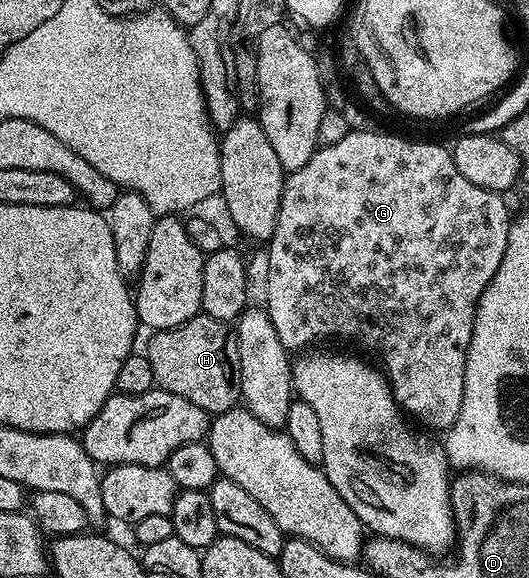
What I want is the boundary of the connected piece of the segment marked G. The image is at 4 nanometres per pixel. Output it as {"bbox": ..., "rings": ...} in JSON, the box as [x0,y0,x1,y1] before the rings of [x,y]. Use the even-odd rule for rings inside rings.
{"bbox":[263,128,511,431],"rings":[[[353,128],[347,136],[343,136],[343,140],[339,140],[339,144],[314,150],[311,160],[307,160],[303,168],[292,171],[286,177],[275,232],[267,243],[269,275],[265,278],[263,306],[268,311],[279,340],[289,352],[301,352],[312,347],[309,346],[312,342],[321,342],[324,338],[361,338],[368,332],[369,325],[385,326],[384,369],[393,394],[397,397],[397,405],[422,427],[430,431],[448,431],[463,408],[465,357],[471,344],[477,305],[487,284],[491,284],[509,243],[511,217],[509,218],[508,204],[501,198],[504,197],[498,191],[479,188],[479,184],[471,184],[471,180],[464,178],[459,173],[459,168],[455,168],[450,147],[440,146],[437,142],[412,142],[397,134],[380,134],[377,130]]]}

